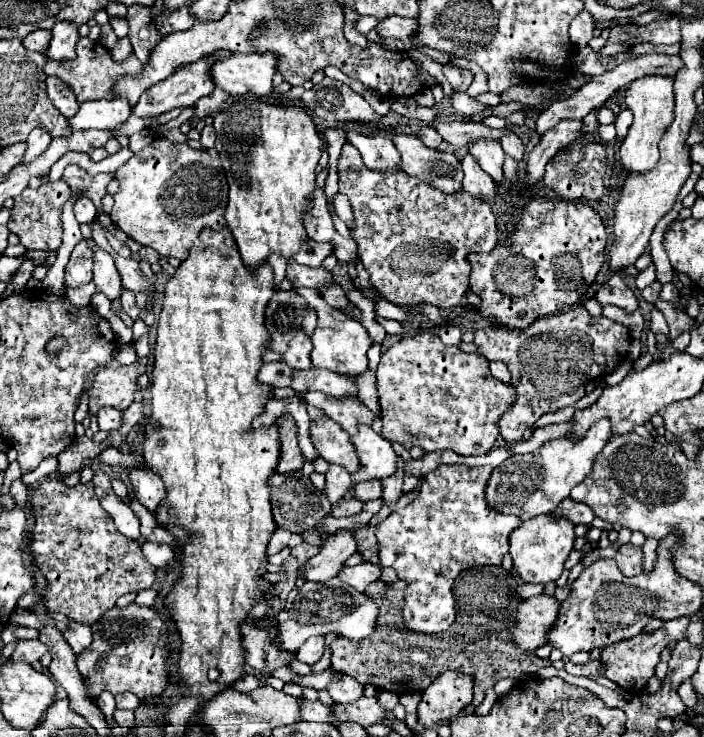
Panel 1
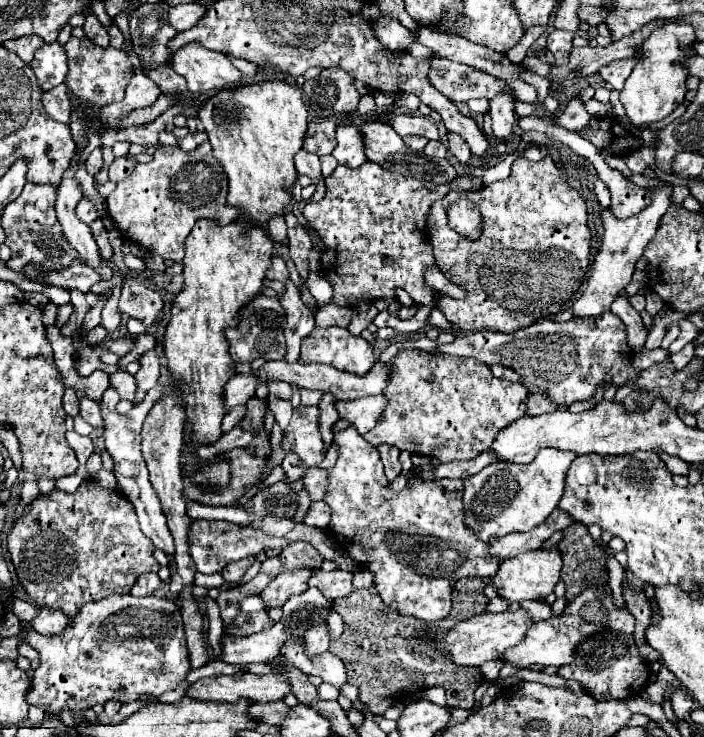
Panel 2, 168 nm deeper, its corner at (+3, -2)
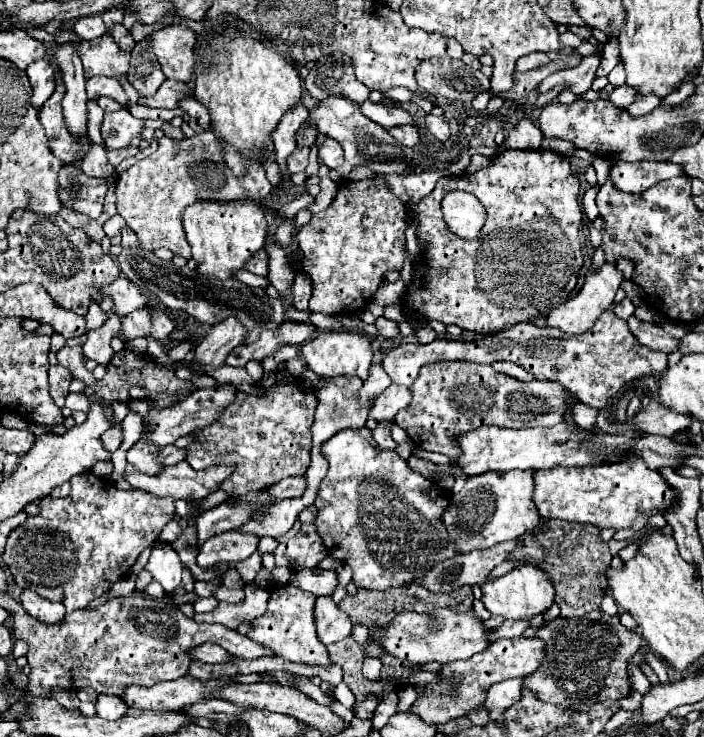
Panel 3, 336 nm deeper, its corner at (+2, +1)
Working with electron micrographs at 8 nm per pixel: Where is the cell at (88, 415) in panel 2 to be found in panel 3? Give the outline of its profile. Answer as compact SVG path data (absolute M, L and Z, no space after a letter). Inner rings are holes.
M79 392L79 394L69 394L65 406L67 406L69 410L83 410L83 412L87 412L87 410L89 410L89 400L87 400L87 396L85 396L83 392Z

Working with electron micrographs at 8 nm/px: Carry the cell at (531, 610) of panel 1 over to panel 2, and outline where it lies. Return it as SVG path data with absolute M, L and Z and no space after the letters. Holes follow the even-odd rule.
M522 607L518 611L482 613L482 615L474 615L472 619L458 623L446 635L436 637L436 647L450 653L456 665L482 665L486 661L500 659L500 653L504 653L504 649L518 645L524 639L524 633L528 633L528 629L532 627L532 623L534 621L530 613Z

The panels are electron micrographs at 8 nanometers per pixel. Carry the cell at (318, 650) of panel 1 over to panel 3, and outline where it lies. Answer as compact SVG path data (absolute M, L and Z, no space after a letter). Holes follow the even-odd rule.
M319 596L315 602L315 626L323 644L333 644L351 634L351 618L341 612L331 596Z

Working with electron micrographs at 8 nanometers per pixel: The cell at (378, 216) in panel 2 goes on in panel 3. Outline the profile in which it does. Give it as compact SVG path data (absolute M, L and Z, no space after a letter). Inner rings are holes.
M383 176L361 182L341 182L329 208L313 214L295 234L303 252L301 270L313 284L309 312L353 314L367 306L381 286L383 276L403 268L405 218L407 206L387 188Z

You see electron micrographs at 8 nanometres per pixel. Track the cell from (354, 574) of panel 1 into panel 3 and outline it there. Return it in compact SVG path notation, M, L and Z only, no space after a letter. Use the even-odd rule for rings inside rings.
M297 570L291 574L289 584L315 596L331 596L337 586L337 576L333 570Z

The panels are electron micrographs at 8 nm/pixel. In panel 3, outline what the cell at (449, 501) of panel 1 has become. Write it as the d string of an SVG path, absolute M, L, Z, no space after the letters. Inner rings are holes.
M363 427L358 430L341 430L339 434L323 442L321 454L329 462L329 472L321 482L319 494L315 498L315 526L329 554L353 570L353 584L357 588L387 590L391 586L409 586L437 562L455 556L453 542L449 540L449 534L441 524L441 514L449 506L445 490L433 480L427 480L421 474L413 472L397 452L377 450L369 429Z

